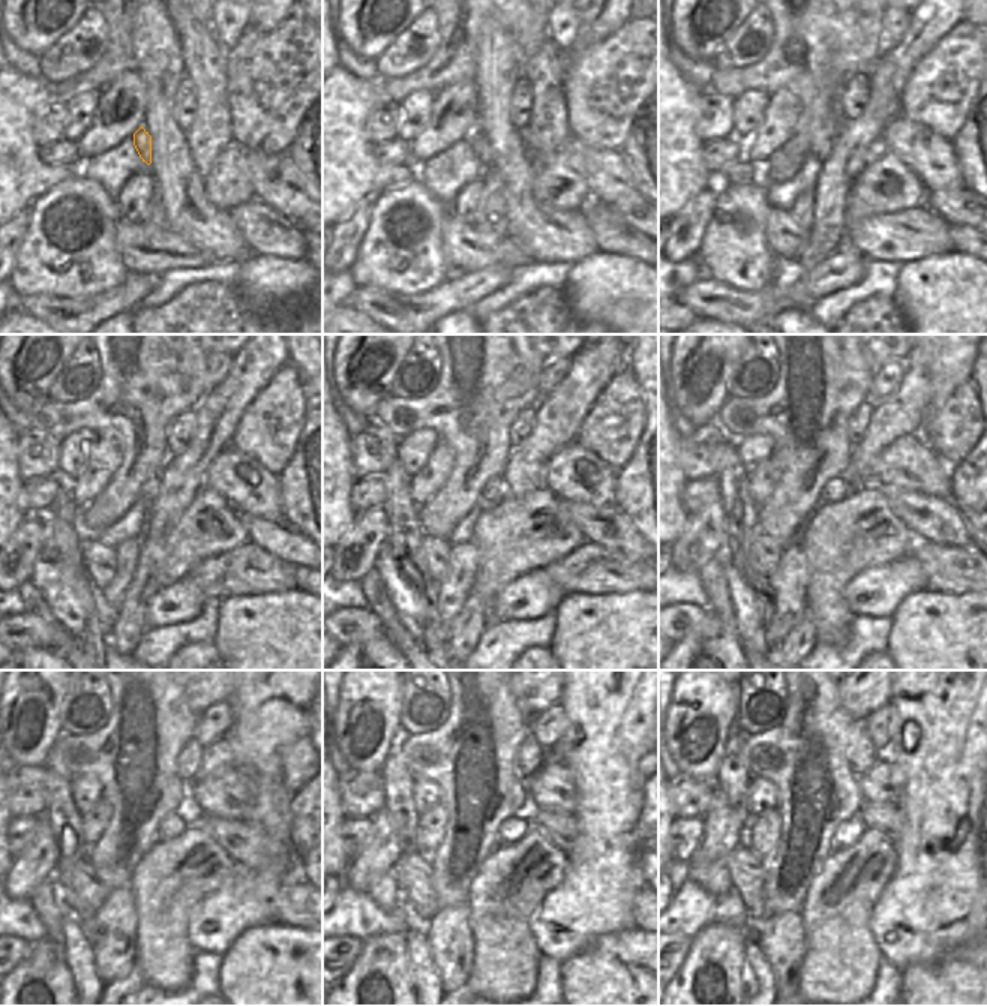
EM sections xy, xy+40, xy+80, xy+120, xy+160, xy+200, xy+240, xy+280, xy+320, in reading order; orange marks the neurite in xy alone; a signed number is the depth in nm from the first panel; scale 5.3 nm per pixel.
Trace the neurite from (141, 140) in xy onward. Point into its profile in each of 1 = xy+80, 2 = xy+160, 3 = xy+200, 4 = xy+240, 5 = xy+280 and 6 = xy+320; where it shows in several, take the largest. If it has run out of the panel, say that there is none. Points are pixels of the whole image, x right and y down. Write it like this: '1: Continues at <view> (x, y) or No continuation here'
1: Continues at xy+80 (822, 144)
2: Continues at xy+160 (495, 491)
3: Continues at xy+200 (836, 489)
4: Continues at xy+240 (173, 825)
5: Continues at xy+280 (513, 829)
6: Continues at xy+320 (848, 832).

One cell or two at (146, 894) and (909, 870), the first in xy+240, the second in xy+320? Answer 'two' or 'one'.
two

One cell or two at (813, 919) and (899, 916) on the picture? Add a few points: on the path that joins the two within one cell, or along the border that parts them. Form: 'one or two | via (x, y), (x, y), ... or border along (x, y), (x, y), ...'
two | border along (885, 886), (869, 919), (869, 930), (879, 951)

